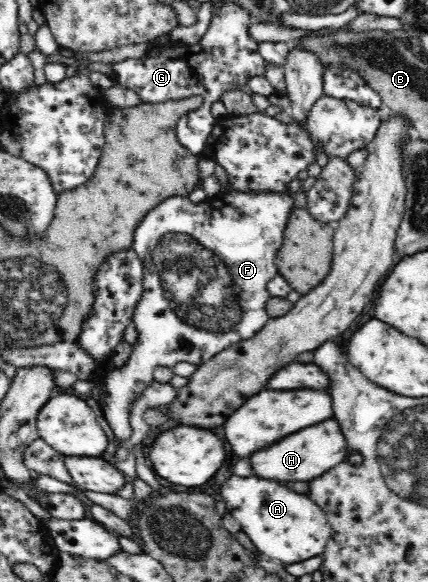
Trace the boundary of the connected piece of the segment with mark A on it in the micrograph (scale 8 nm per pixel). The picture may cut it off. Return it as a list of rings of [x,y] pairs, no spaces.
[[[233,475],[226,480],[220,495],[227,512],[242,525],[257,550],[266,559],[284,565],[302,562],[324,552],[331,536],[325,511],[306,495],[289,490],[286,485],[274,480],[262,480],[258,476]]]

